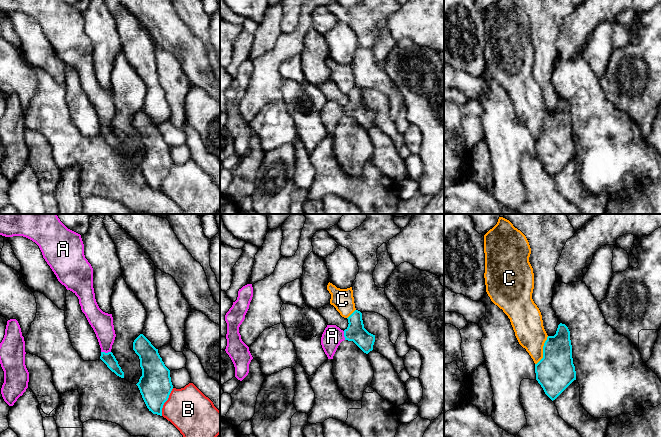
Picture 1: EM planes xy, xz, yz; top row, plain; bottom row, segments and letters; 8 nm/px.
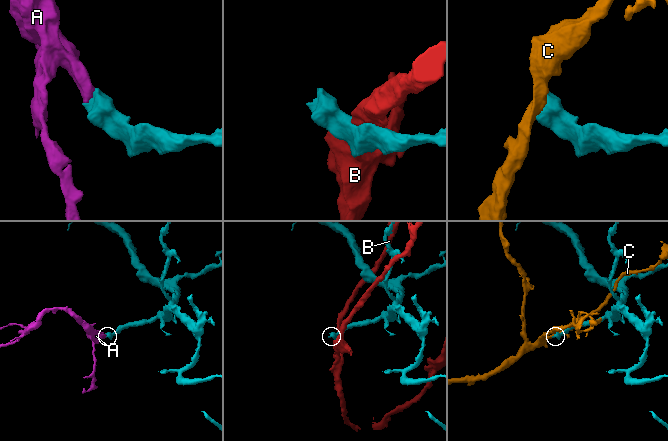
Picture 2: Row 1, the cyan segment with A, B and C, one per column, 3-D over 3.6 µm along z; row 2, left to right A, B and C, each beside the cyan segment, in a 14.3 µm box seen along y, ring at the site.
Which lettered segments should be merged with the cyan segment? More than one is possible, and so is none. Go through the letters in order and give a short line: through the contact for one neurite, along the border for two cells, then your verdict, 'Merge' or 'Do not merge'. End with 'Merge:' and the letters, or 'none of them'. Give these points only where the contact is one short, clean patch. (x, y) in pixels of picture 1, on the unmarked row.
A: Line: xy (109, 135), (106, 129), (106, 111), (102, 99). Merge
B: Do not merge
C: Do not merge
Merge: A

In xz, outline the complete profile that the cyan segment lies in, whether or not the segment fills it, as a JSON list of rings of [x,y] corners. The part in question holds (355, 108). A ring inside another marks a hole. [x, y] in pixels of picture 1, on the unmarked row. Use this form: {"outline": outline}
{"outline": [[[355,86],[347,95],[349,100],[344,107],[336,101],[327,101],[322,110],[321,121],[328,135],[333,135],[344,116],[353,117],[366,130],[373,126],[375,111],[364,104],[362,89]]]}

